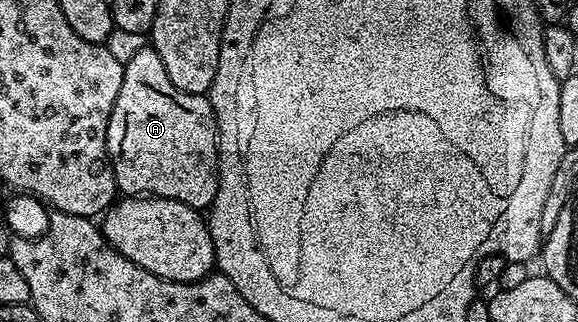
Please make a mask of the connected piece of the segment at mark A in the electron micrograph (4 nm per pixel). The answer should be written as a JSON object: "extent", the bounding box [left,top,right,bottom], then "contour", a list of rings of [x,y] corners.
{"extent":[105,46,217,209],"contour":[[[152,46],[139,49],[124,65],[123,86],[111,110],[105,147],[118,193],[158,196],[208,209],[217,193],[217,119],[208,95],[192,96],[171,86]]]}

